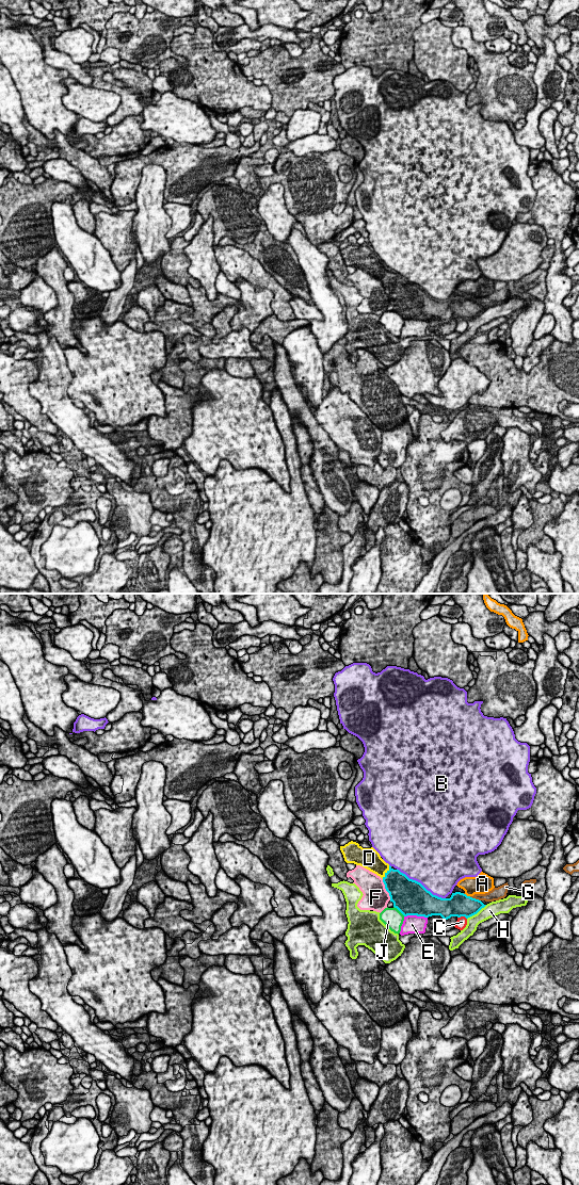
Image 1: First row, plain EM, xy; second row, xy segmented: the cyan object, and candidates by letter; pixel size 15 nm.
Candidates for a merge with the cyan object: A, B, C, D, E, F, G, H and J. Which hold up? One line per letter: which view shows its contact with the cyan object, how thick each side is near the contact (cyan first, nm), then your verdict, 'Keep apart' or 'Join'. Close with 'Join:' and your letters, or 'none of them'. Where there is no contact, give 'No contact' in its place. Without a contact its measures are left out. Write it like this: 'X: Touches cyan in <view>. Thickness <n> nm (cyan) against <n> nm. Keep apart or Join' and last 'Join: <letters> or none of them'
A: Touches cyan in xy. Thickness 360 nm (cyan) against 280 nm. Keep apart
B: Touches cyan in xy. Thickness 500 nm (cyan) against 500 nm. Keep apart
C: Touches cyan in xy. Thickness 360 nm (cyan) against 160 nm. Keep apart
D: Touches cyan in xy. Thickness 380 nm (cyan) against 280 nm. Join
E: Touches cyan in xy. Thickness 500 nm (cyan) against 280 nm. Keep apart
F: Touches cyan in xy. Thickness 420 nm (cyan) against 400 nm. Keep apart
G: Touches cyan in xy. Thickness 360 nm (cyan) against 160 nm. Keep apart
H: Touches cyan in xy. Thickness 320 nm (cyan) against 220 nm. Keep apart
J: Touches cyan in xy. Thickness 500 nm (cyan) against 300 nm. Keep apart
Join: D

